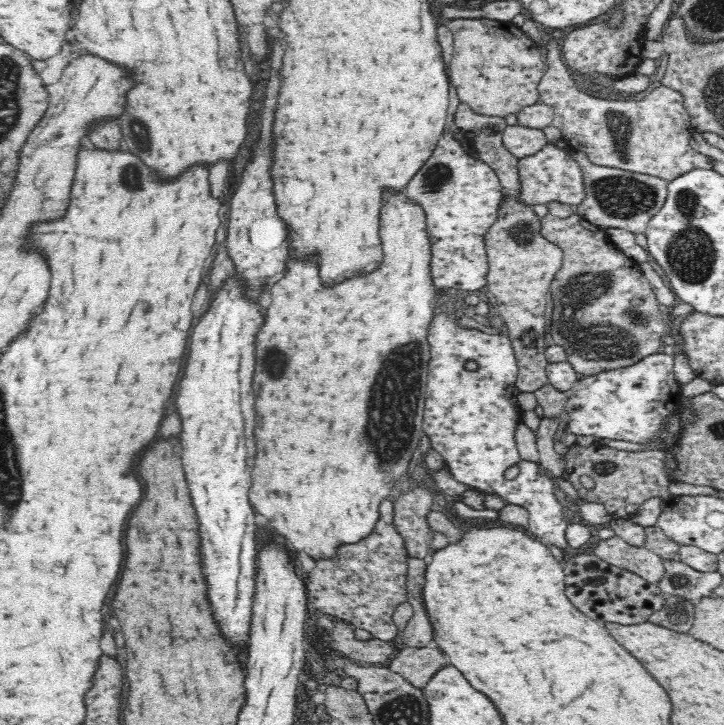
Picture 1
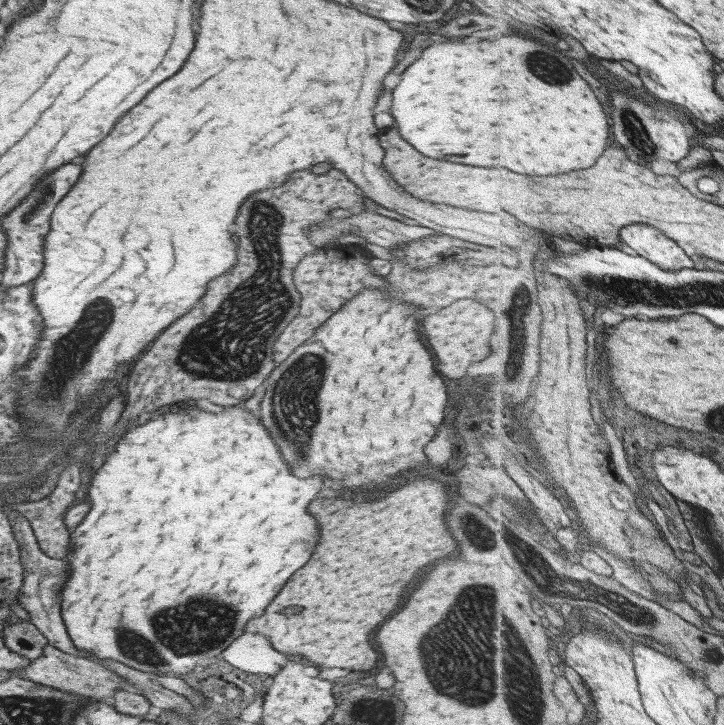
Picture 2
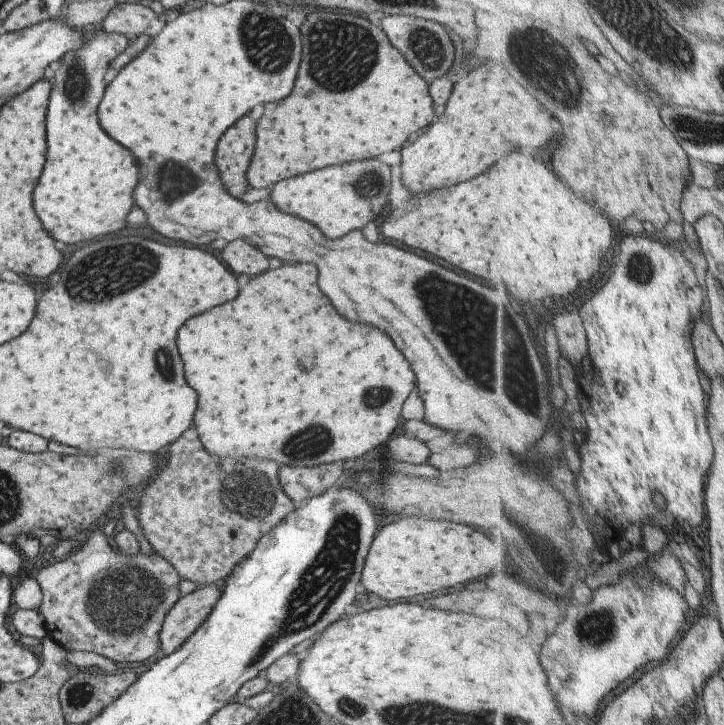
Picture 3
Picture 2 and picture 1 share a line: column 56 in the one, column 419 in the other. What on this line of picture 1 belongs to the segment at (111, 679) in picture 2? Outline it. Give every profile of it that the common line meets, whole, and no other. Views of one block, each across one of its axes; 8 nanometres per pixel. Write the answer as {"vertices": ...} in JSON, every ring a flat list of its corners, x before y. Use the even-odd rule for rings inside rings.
{"vertices":[[432,641,426,648,399,647,390,668,416,688,423,689,436,672,448,665,448,657]]}

